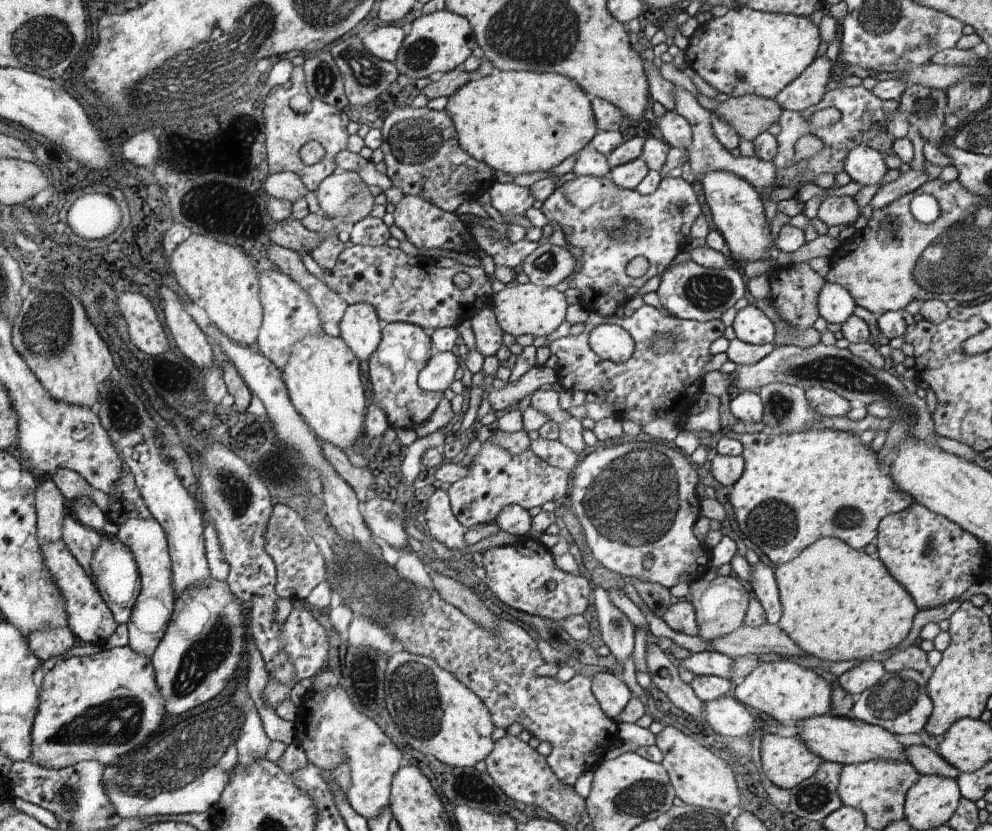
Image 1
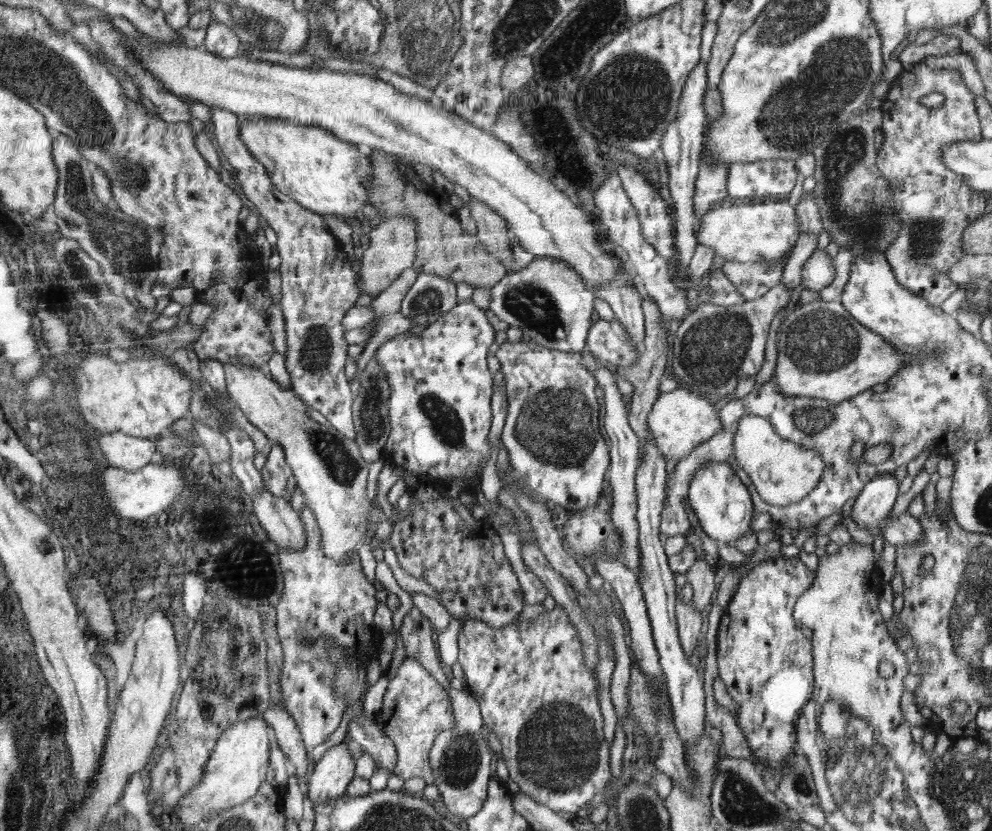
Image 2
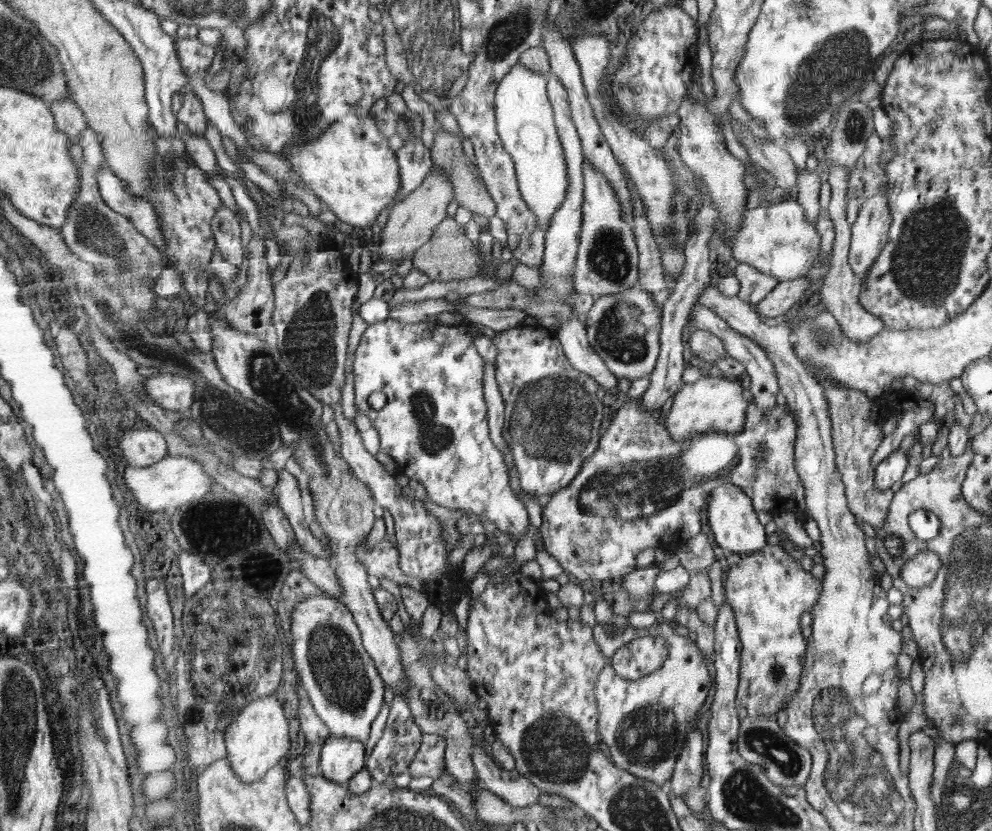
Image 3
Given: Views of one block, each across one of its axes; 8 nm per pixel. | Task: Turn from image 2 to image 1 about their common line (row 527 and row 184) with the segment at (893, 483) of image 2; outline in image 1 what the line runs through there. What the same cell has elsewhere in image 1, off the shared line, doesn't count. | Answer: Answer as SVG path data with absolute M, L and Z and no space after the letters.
M858 144L846 155L843 170L862 186L876 186L883 184L882 178L889 169L875 145Z

